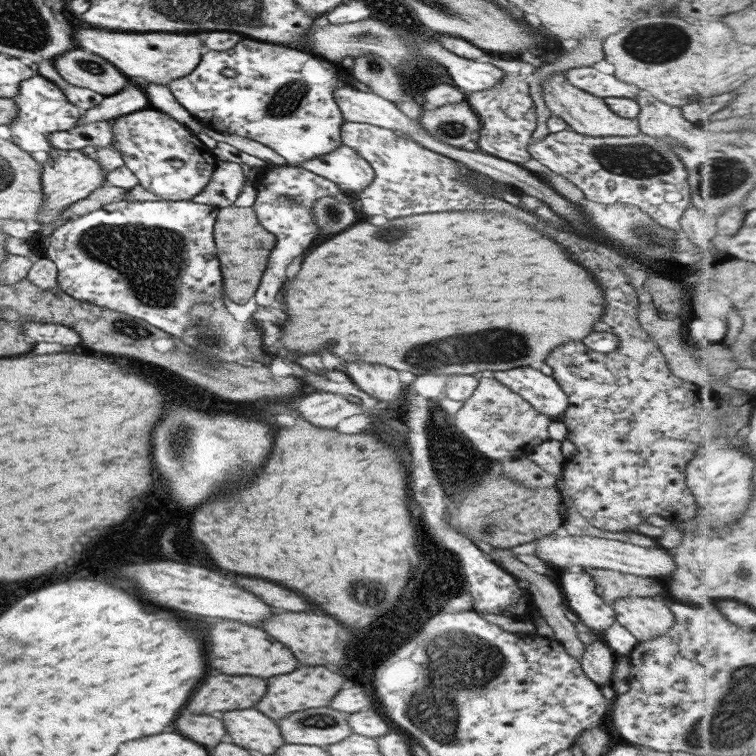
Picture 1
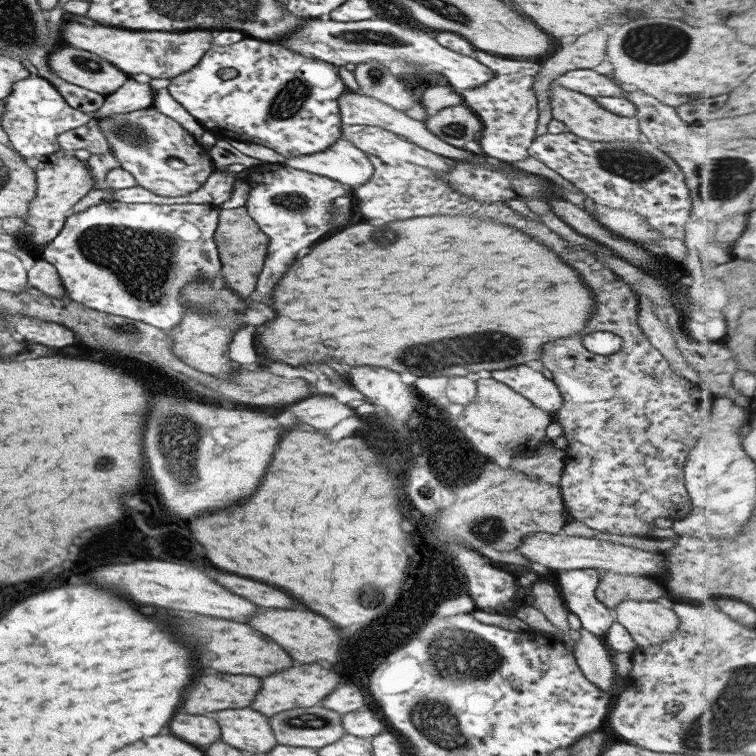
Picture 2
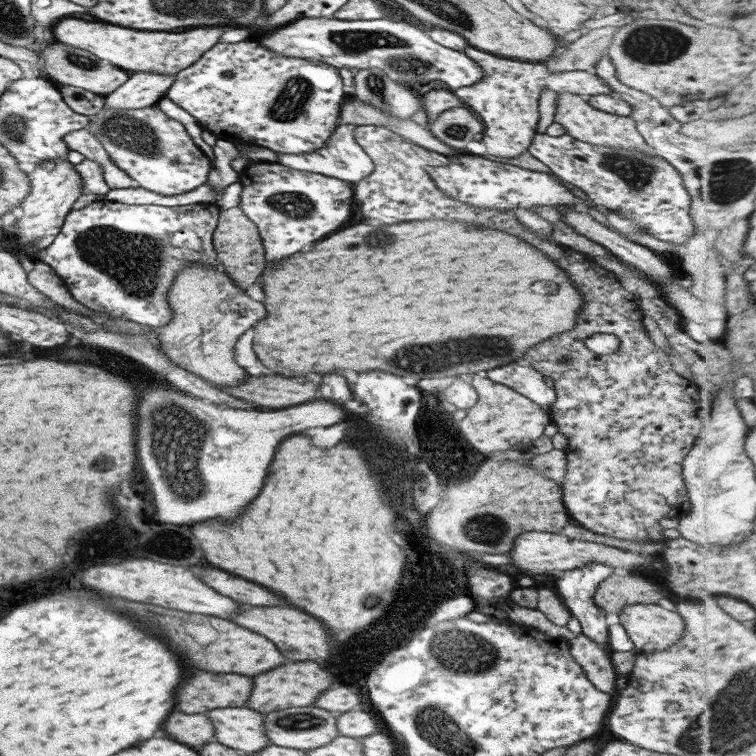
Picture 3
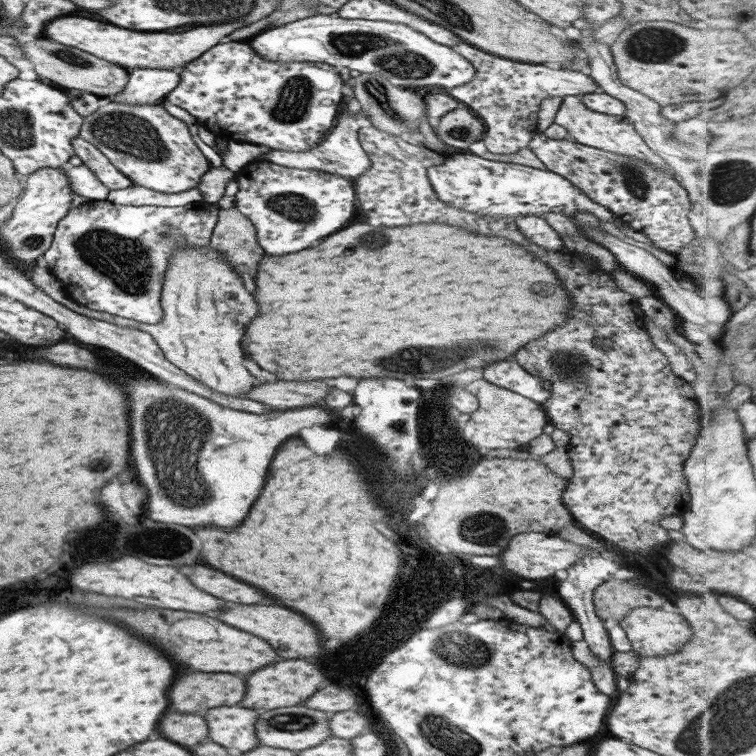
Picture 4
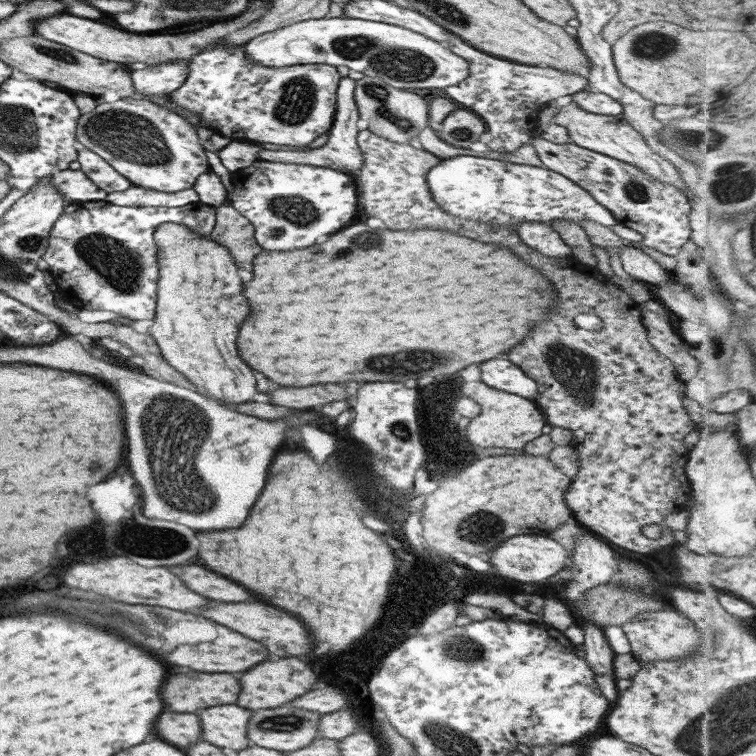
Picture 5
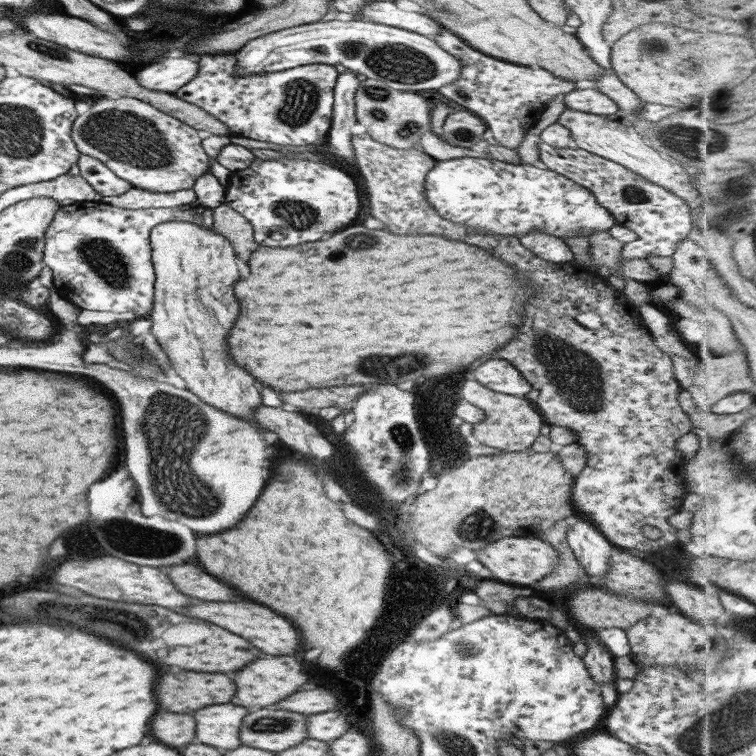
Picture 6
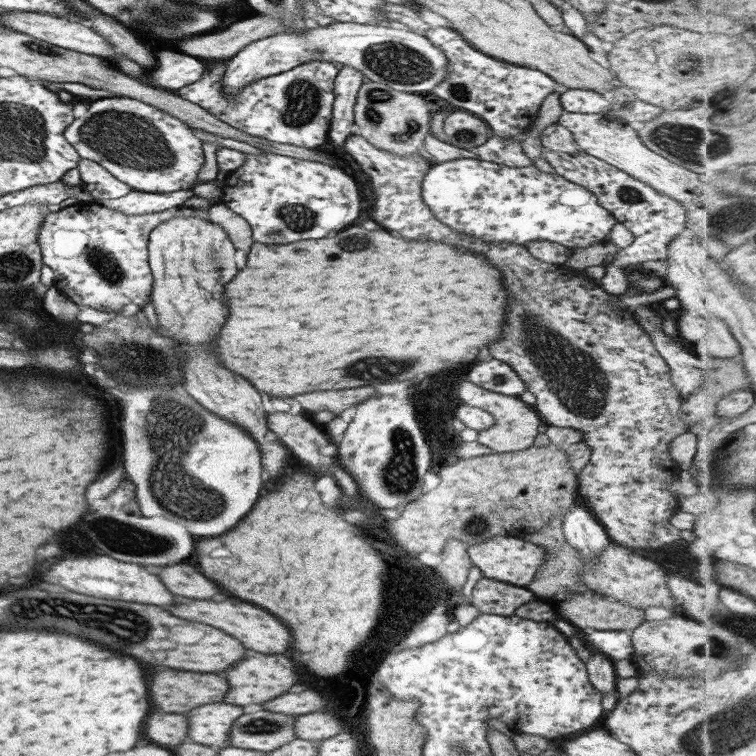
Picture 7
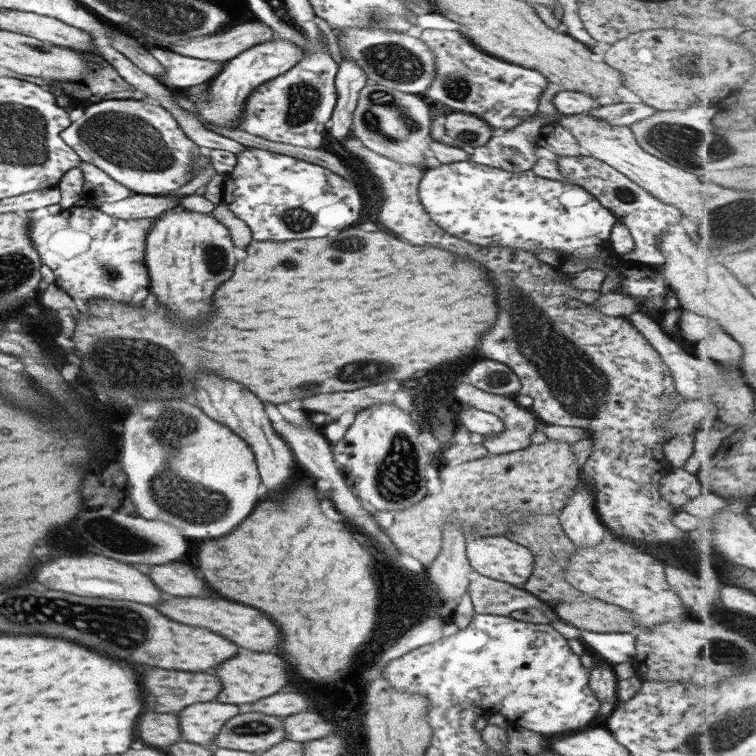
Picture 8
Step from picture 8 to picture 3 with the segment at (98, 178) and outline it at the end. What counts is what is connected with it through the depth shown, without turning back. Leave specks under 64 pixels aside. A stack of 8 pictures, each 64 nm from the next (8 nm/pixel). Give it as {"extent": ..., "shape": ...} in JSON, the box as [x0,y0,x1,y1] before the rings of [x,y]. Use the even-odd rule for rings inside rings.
{"extent":[64,128,136,189],"shape":[[[88,128],[74,130],[64,136],[69,151],[76,151],[84,155],[86,160],[90,160],[100,166],[102,177],[110,189],[125,189],[136,186],[134,179],[129,178],[126,172],[117,168],[108,157],[102,144],[96,139],[94,134],[90,134]]]}

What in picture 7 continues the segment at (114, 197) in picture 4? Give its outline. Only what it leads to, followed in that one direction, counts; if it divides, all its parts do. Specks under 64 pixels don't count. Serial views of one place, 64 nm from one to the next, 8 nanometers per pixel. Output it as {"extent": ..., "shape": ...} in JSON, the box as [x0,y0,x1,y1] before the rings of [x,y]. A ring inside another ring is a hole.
{"extent":[98,189,193,216],"shape":[[[132,189],[122,198],[103,199],[98,204],[120,214],[138,216],[138,214],[160,213],[175,207],[182,208],[186,200],[193,195],[192,189],[162,194]]]}

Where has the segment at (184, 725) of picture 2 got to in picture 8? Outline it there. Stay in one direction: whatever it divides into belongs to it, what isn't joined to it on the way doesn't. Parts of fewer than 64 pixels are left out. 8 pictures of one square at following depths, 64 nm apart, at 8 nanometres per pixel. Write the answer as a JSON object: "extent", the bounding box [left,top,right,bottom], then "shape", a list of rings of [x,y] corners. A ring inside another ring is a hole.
{"extent":[136,712,182,746],"shape":[[[146,712],[138,720],[136,736],[150,746],[170,746],[182,740],[180,722],[174,714],[158,714],[158,712]]]}

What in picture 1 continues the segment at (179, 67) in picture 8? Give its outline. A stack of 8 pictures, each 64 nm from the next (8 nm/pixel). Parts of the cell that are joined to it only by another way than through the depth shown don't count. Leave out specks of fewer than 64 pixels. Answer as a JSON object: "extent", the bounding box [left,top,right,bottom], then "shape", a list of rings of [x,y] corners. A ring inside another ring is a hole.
{"extent":[78,82,149,125],"shape":[[[128,82],[124,89],[118,91],[118,93],[101,97],[98,106],[82,111],[78,125],[110,121],[126,113],[149,107],[148,96],[144,93],[142,87],[138,83]]]}

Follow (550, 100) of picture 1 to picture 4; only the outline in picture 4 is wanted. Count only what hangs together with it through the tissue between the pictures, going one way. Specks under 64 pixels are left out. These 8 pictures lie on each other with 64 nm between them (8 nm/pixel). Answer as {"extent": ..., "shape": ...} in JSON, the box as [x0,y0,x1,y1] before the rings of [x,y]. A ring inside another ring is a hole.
{"extent":[555,95,674,175],"shape":[[[579,95],[564,96],[561,99],[562,102],[555,116],[555,123],[563,126],[568,131],[571,139],[577,144],[591,146],[591,148],[598,148],[624,157],[631,157],[646,162],[646,164],[652,164],[651,166],[654,169],[666,175],[674,174],[669,164],[648,148],[635,126],[625,116],[610,116],[610,114],[590,110],[582,104]]]}

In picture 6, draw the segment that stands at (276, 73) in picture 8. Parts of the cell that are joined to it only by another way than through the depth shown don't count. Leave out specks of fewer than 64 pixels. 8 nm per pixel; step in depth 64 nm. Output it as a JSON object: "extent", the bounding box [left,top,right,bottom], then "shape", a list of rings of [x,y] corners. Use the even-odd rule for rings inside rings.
{"extent":[236,19,460,93],"shape":[[[360,19],[316,21],[271,32],[246,43],[236,52],[236,74],[269,74],[312,63],[354,70],[370,80],[384,80],[398,91],[423,93],[458,80],[460,60],[431,38],[407,28]]]}

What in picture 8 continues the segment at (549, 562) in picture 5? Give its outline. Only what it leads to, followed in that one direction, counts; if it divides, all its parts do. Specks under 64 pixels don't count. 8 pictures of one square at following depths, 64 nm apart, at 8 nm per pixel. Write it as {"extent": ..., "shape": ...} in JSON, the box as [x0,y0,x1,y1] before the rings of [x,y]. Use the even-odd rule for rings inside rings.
{"extent":[466,536,534,587],"shape":[[[506,536],[468,539],[466,556],[474,573],[522,587],[534,570],[534,554]]]}

